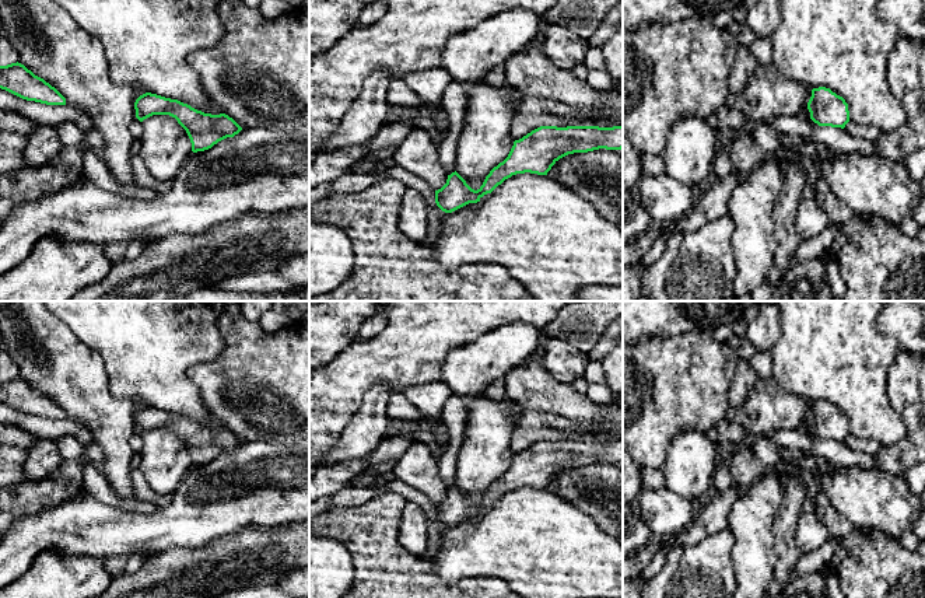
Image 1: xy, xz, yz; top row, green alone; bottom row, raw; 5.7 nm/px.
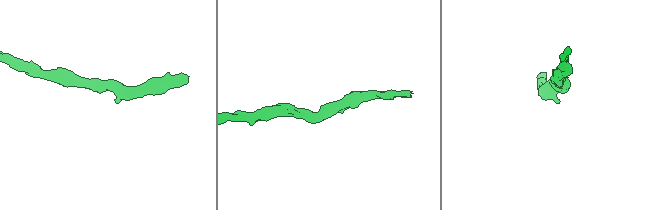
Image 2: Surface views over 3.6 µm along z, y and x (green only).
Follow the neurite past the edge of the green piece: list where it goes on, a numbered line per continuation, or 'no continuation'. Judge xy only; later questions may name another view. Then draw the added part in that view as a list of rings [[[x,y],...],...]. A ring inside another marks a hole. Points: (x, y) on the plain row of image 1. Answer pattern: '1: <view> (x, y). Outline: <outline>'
no continuation

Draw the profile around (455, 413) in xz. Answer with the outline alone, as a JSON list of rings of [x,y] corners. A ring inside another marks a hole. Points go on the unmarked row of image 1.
[[[452,394],[442,408],[441,420],[446,426],[449,445],[438,459],[438,469],[446,489],[451,489],[455,486],[458,450],[462,445],[469,420],[467,399]]]

